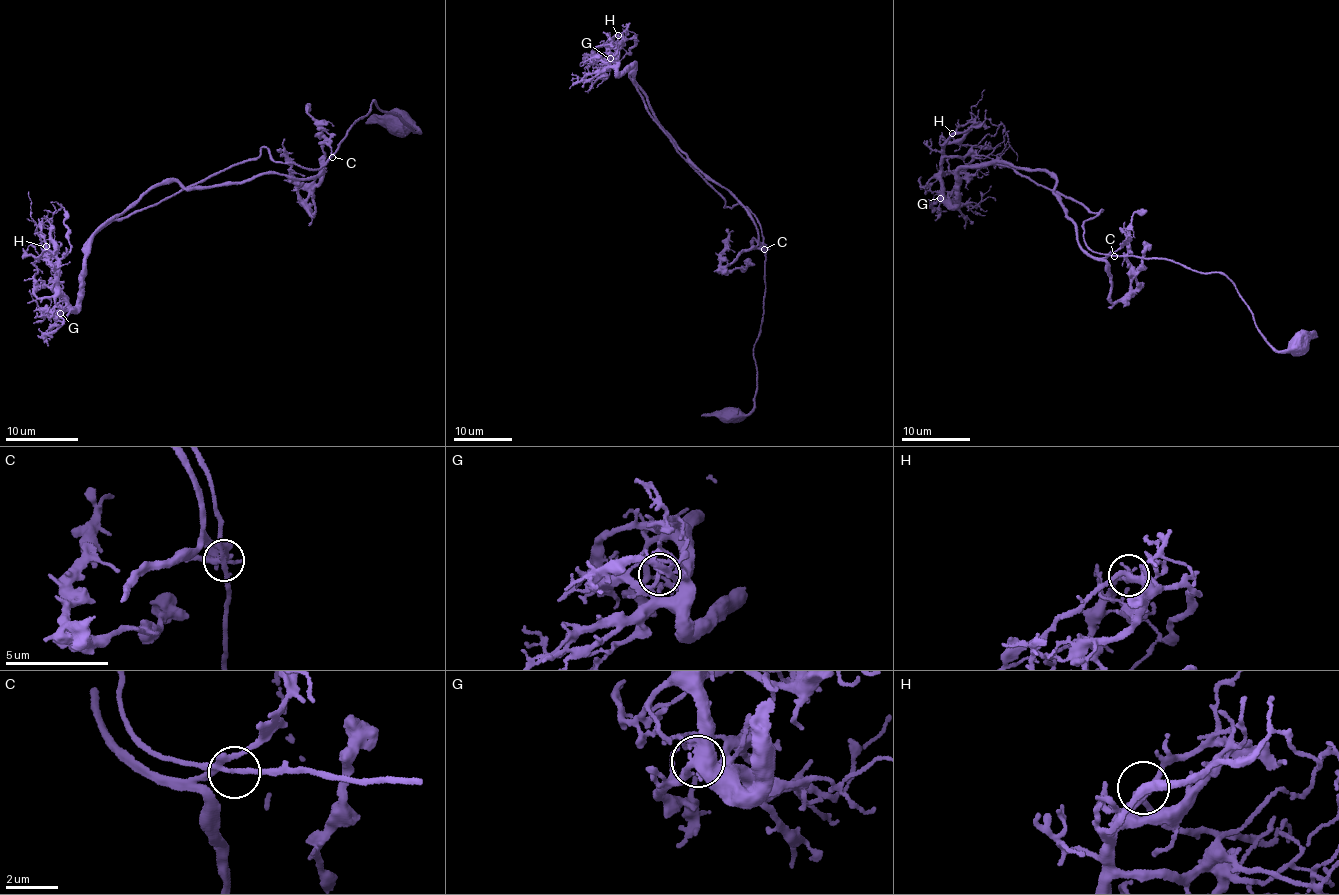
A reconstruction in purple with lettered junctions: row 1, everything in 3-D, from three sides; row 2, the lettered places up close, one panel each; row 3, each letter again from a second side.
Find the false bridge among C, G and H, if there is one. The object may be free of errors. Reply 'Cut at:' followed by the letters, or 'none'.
Cut at: none

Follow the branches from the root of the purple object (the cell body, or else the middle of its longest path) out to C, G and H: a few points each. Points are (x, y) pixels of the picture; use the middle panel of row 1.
C: (733, 412), (746, 414), (755, 400), (758, 386), (753, 349), (764, 312), (765, 248)
G: (733, 412), (752, 410), (758, 386), (763, 244), (741, 205), (652, 117), (634, 63), (619, 74), (610, 58)
H: (733, 412), (746, 414), (755, 400), (765, 250), (745, 210), (652, 117), (634, 63), (616, 73), (618, 35)

